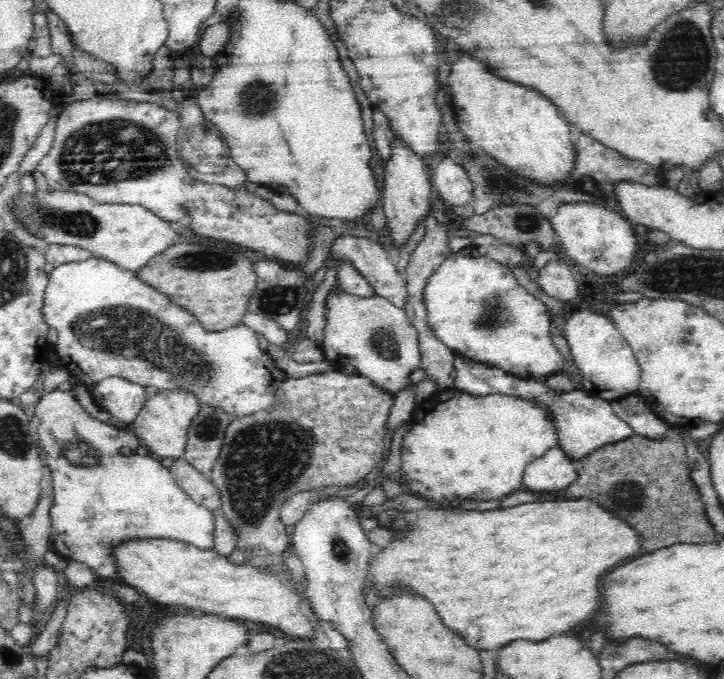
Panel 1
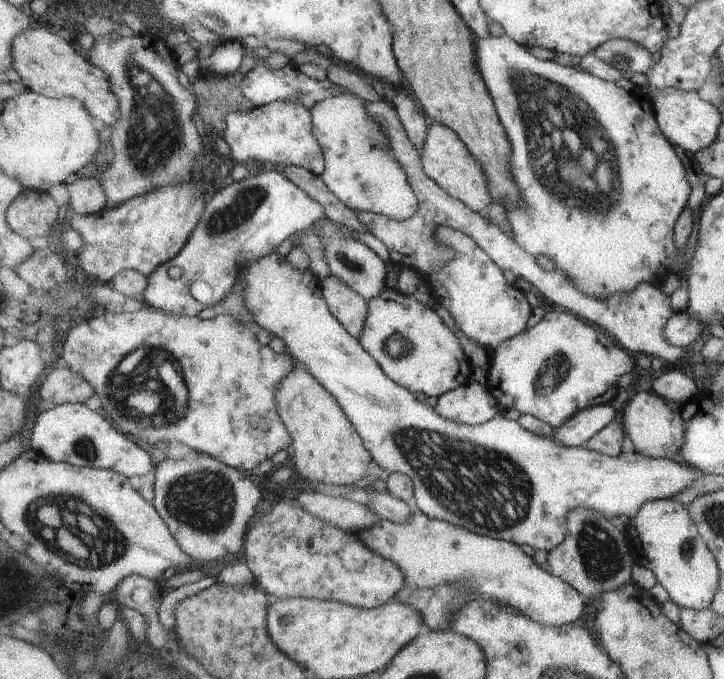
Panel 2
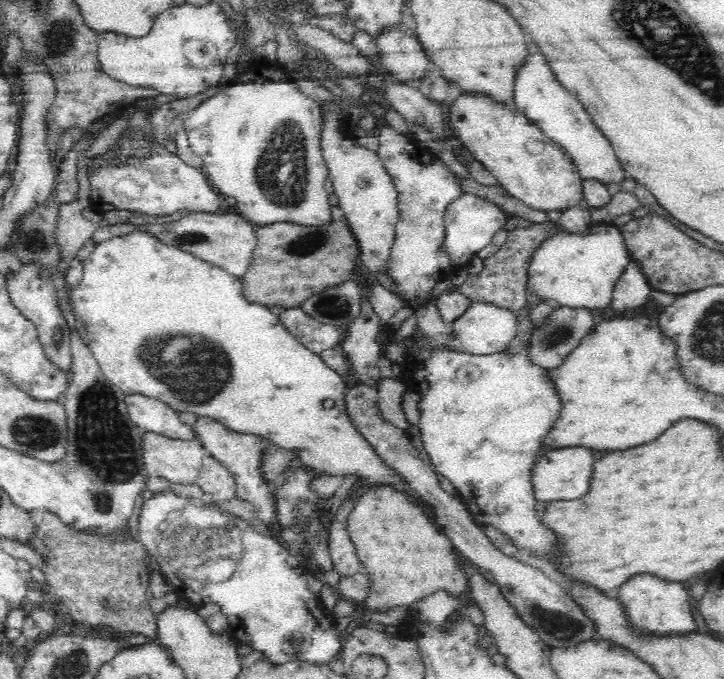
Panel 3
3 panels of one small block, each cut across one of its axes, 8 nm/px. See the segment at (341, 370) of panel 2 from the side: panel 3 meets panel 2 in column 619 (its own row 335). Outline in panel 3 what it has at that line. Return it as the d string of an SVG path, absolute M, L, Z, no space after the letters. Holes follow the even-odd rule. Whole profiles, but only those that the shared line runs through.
M471 302L468 310L453 322L452 333L460 341L466 353L487 355L506 351L512 338L516 336L518 322L515 311L498 307L494 303Z

